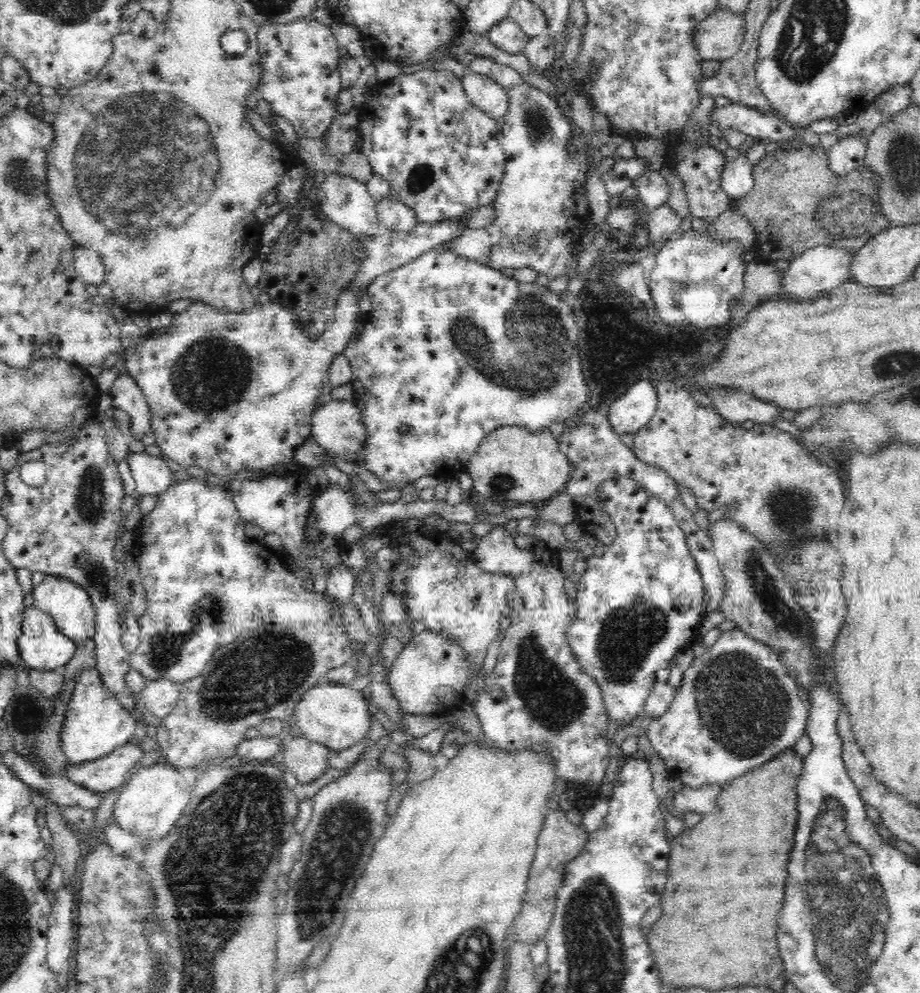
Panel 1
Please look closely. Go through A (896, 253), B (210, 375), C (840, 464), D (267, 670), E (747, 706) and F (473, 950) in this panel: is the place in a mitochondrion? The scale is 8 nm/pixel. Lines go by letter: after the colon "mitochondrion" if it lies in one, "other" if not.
A: other
B: mitochondrion
C: other
D: mitochondrion
E: mitochondrion
F: mitochondrion

